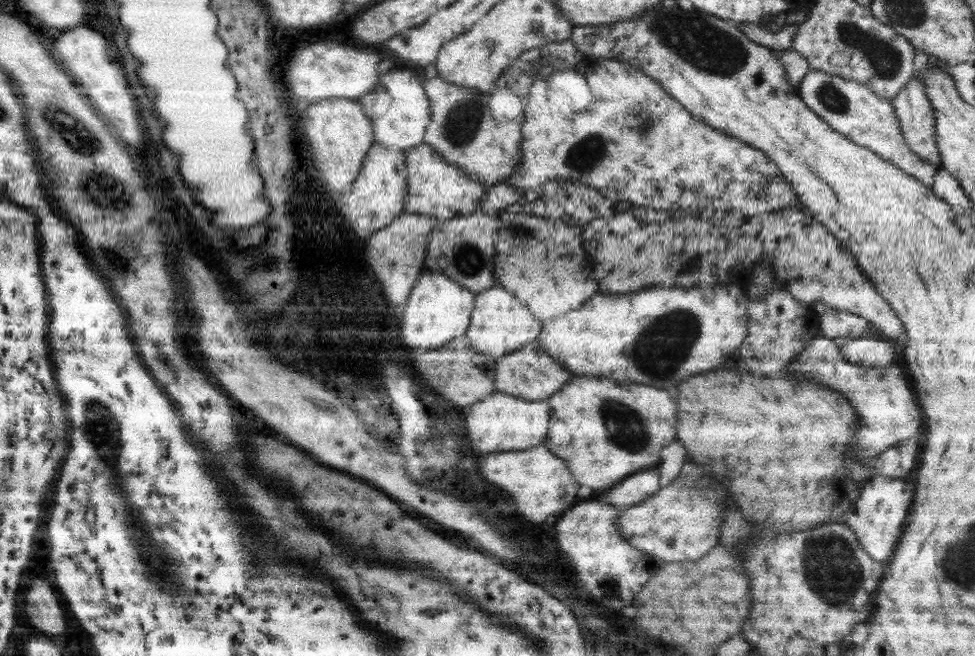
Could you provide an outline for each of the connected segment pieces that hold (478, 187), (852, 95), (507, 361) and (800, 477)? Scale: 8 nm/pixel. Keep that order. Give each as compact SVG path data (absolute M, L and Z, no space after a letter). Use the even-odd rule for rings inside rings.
M421 142L403 153L407 169L405 212L425 215L439 222L479 210L478 204L484 195L484 184L473 180L468 174L460 171L460 168L443 160L430 144Z
M810 69L799 83L797 96L815 115L835 132L847 137L853 144L874 152L879 158L895 165L907 176L929 187L936 176L936 168L920 159L905 144L890 100L877 96L871 89L858 82L832 76Z
M533 340L519 350L500 356L494 360L494 390L501 394L513 395L528 401L546 401L556 390L562 387L573 374L566 371L556 360L544 350L539 350L539 342ZM525 348L525 350L523 350Z
M719 367L717 370L709 370L709 372L699 374L699 376L688 376L683 379L681 384L678 383L676 385L676 392L673 394L673 398L675 398L674 401L677 408L677 440L683 444L683 448L687 450L687 456L693 462L701 464L707 472L711 472L711 477L721 482L721 486L729 492L733 504L737 506L742 516L750 522L753 532L763 530L763 533L779 534L791 533L793 530L795 532L811 530L816 526L825 524L832 516L836 516L838 520L842 520L844 523L846 512L858 497L858 488L856 486L872 476L872 466L869 460L846 457L858 429L856 412L848 404L847 399L844 399L844 396L837 391L819 383L814 383L807 379L794 379L791 375L788 375L788 370L785 368L781 368L770 375L758 375L747 369Z

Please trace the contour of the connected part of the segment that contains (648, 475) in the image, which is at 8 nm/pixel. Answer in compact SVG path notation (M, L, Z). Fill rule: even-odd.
M655 469L637 471L637 474L626 476L621 482L606 490L605 503L611 504L618 511L645 500L659 490L658 474Z

